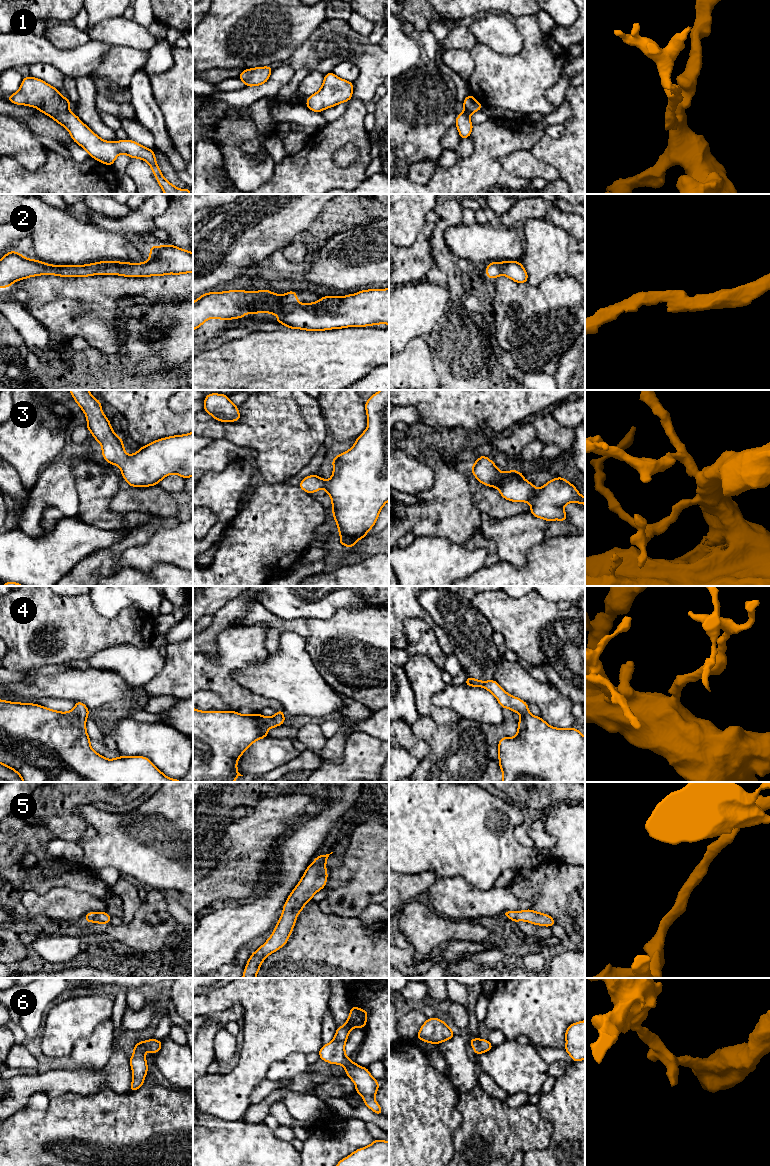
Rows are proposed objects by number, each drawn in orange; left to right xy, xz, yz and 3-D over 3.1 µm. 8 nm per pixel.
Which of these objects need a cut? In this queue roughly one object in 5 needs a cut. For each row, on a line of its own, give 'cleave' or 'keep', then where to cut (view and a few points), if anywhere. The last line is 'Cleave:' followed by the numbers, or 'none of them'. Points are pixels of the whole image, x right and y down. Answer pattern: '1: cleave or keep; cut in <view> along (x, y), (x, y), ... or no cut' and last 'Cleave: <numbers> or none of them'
1: keep; no cut
2: keep; no cut
3: keep; no cut
4: keep; no cut
5: keep; no cut
6: keep; no cut
Cleave: none of them

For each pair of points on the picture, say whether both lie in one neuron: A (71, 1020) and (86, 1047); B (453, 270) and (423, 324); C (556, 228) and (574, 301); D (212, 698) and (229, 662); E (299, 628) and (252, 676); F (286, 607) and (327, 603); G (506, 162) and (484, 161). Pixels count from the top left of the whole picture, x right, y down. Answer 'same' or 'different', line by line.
A: different
B: different
C: different
D: different
E: different
F: same
G: different

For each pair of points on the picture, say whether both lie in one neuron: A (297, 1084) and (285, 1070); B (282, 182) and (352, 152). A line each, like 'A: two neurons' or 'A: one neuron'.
A: two neurons
B: two neurons

